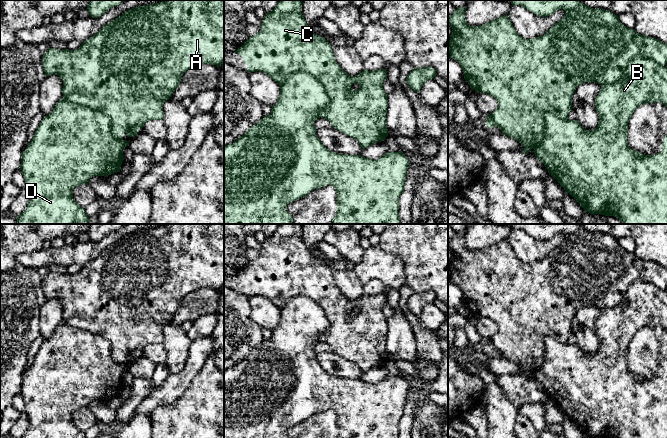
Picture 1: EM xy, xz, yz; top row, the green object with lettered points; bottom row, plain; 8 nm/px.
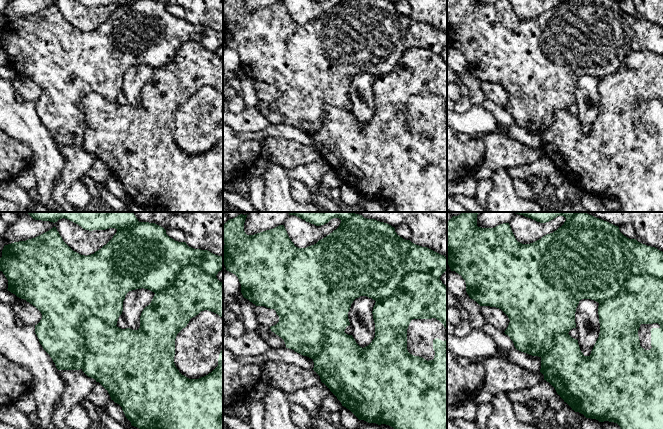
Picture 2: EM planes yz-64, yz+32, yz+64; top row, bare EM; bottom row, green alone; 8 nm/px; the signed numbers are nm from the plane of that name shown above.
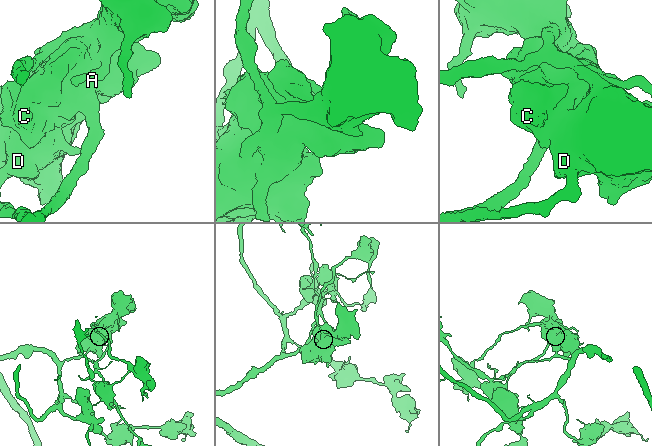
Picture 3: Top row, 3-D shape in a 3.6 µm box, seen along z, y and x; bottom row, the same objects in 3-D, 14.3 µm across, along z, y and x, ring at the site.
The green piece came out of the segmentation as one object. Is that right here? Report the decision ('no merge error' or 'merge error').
merge error

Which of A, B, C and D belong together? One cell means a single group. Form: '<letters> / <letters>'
A C / B D

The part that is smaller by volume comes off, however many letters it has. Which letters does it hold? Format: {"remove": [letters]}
{"remove": ["A", "C"]}

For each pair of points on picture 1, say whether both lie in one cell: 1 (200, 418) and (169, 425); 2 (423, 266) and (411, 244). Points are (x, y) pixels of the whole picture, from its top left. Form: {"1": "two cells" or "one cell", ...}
{"1": "one cell", "2": "one cell"}

